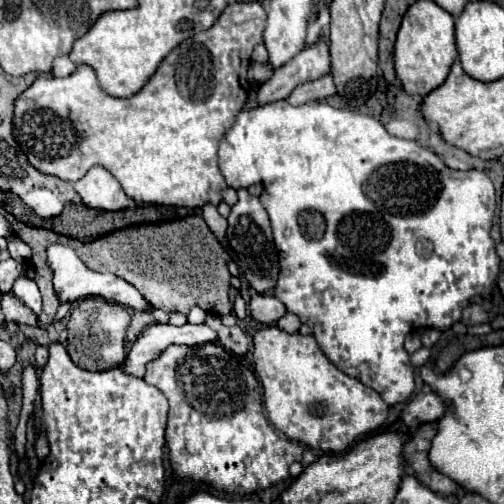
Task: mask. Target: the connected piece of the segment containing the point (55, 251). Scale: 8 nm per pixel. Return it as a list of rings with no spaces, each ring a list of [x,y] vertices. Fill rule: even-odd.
[[[62,244],[48,246],[48,264],[50,264],[52,272],[54,272],[54,288],[56,288],[62,302],[66,302],[66,300],[76,302],[76,300],[88,298],[88,296],[102,296],[104,300],[122,304],[122,306],[132,308],[136,312],[152,312],[154,310],[152,304],[132,284],[128,284],[126,280],[122,280],[116,274],[100,274],[100,272],[88,270],[84,266],[84,262],[68,246],[62,246]]]

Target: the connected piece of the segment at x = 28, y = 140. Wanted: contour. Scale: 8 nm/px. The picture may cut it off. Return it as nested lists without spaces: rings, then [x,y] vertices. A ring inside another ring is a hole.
[[[260,2],[228,4],[220,18],[208,30],[202,30],[180,42],[160,62],[158,70],[150,76],[144,88],[130,98],[108,96],[100,88],[94,70],[86,64],[80,64],[78,70],[66,78],[38,76],[14,102],[12,134],[22,152],[28,156],[28,162],[42,174],[76,182],[92,166],[102,166],[136,202],[186,208],[218,204],[222,200],[222,192],[228,188],[224,176],[218,170],[218,144],[236,122],[236,114],[242,110],[242,104],[248,96],[244,84],[240,88],[240,70],[242,82],[248,82],[246,70],[250,66],[250,56],[254,46],[262,44],[264,28],[266,10]]]

